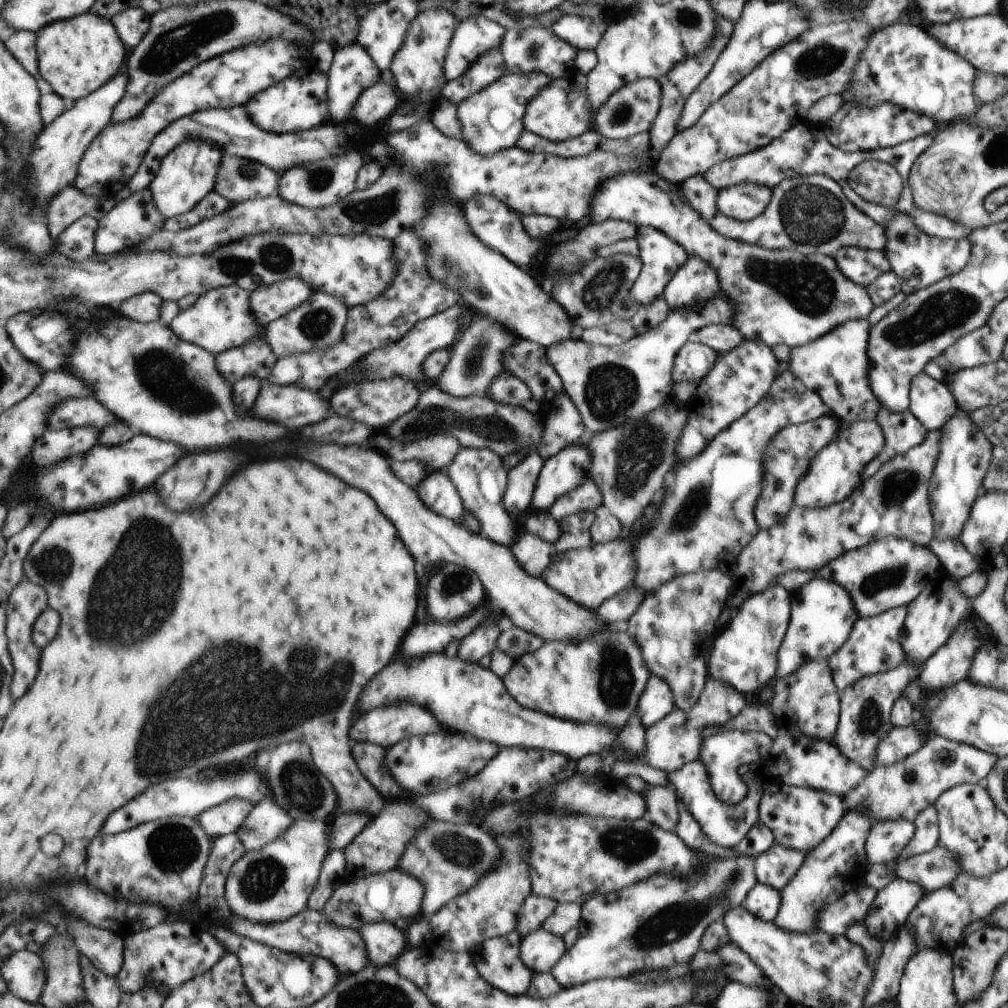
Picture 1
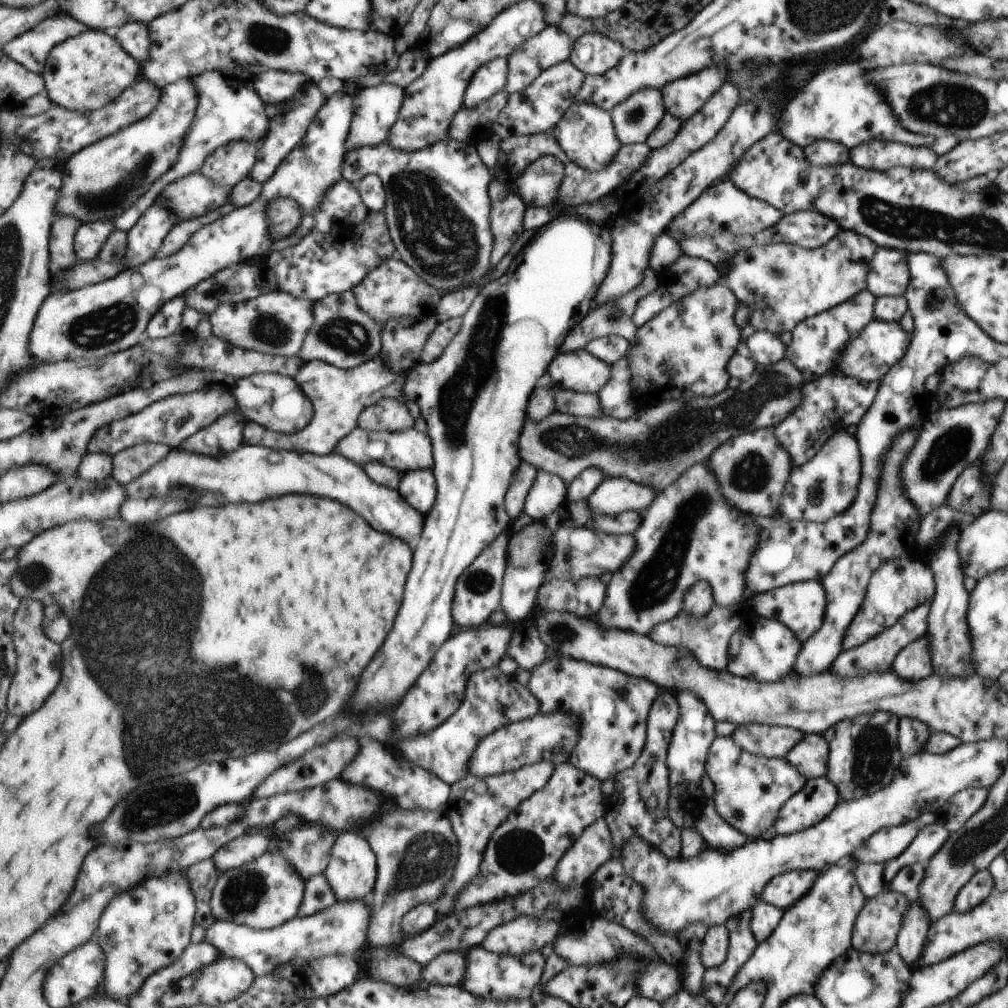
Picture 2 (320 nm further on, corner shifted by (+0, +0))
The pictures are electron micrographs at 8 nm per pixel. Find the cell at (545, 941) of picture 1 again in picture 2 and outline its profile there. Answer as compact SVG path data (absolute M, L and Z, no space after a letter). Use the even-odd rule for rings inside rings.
M480 945L468 949L467 974L459 985L474 996L485 1000L525 1000L538 987L543 972L543 956L539 951L509 955L484 950Z

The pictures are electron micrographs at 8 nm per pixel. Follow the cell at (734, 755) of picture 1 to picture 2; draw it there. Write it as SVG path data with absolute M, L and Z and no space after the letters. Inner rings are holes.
M747 724L737 726L730 734L739 749L764 758L784 758L803 733L787 726Z

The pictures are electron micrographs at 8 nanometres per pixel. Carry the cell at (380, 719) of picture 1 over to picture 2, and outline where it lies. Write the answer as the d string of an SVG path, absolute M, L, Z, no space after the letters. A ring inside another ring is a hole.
M342 737L327 742L327 744L321 744L315 750L307 752L307 756L301 756L299 760L295 760L291 764L285 764L274 775L269 776L255 792L254 799L276 796L287 792L311 791L313 788L327 785L335 778L341 778L341 772L355 758L357 752L359 752L359 742L357 742L357 738L353 737Z

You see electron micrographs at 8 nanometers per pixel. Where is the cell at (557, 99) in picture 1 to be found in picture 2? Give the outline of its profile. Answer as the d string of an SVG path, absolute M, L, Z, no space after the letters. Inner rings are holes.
M574 102L570 108L567 108L566 115L555 124L550 131L553 140L561 148L565 157L569 158L574 164L589 170L589 172L598 172L611 165L611 160L618 155L619 148L622 148L622 142L614 130L614 124L611 121L610 114L598 105Z

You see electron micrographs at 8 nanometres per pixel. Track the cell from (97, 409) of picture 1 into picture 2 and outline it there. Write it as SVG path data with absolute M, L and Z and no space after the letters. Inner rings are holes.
M224 388L177 394L177 396L171 396L151 404L138 414L133 414L123 420L115 420L115 423L99 428L94 440L91 440L89 452L105 452L115 457L119 452L126 451L127 448L144 443L161 443L167 444L171 449L178 448L198 431L212 426L221 416L236 409L238 410L237 400L230 390Z

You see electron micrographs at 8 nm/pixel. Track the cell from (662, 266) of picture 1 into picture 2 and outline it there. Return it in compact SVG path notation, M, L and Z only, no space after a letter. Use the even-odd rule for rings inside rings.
M686 255L679 256L673 264L664 269L665 276L660 276L657 288L654 292L649 292L645 296L641 296L635 304L632 322L639 327L648 322L655 314L658 314L663 308L669 304L676 303L687 296L689 292L702 288L703 286L713 286L721 281L718 271L714 268L714 264L709 264L707 260L701 258L689 257Z

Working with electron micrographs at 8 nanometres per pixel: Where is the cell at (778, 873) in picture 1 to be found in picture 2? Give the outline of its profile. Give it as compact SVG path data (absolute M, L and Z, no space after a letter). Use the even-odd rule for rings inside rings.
M791 870L779 875L770 881L762 892L761 900L771 904L781 911L798 903L815 883L817 871Z

